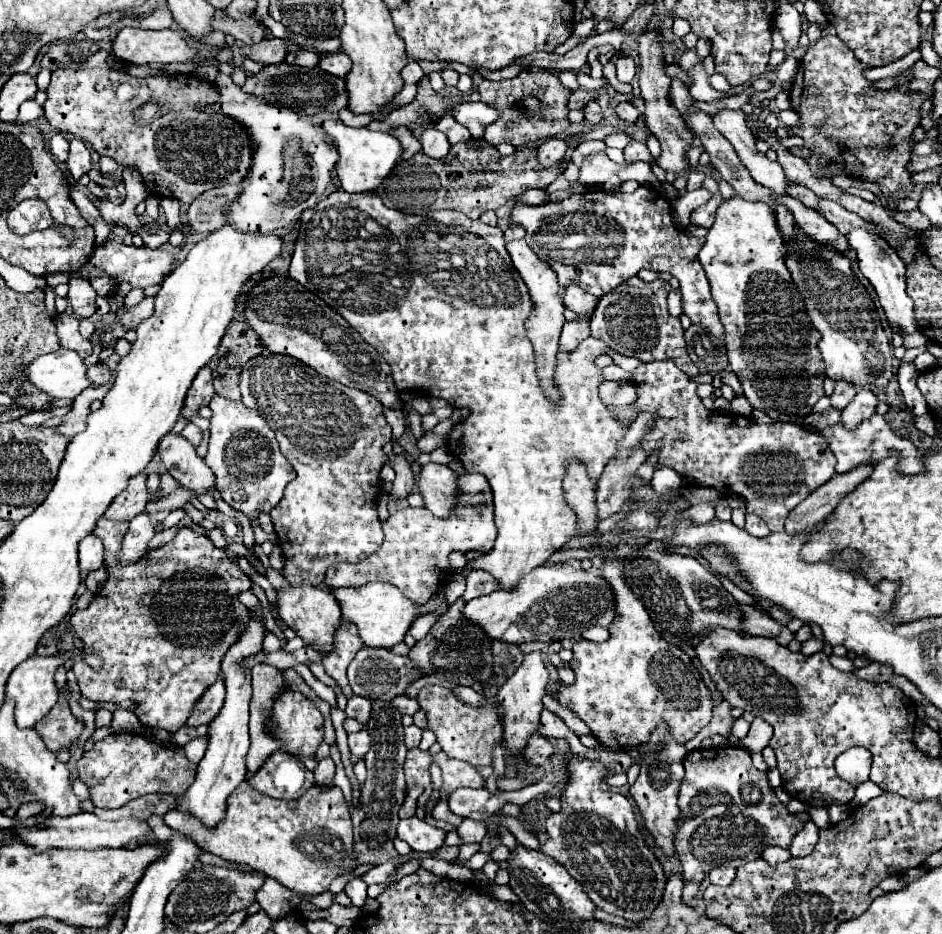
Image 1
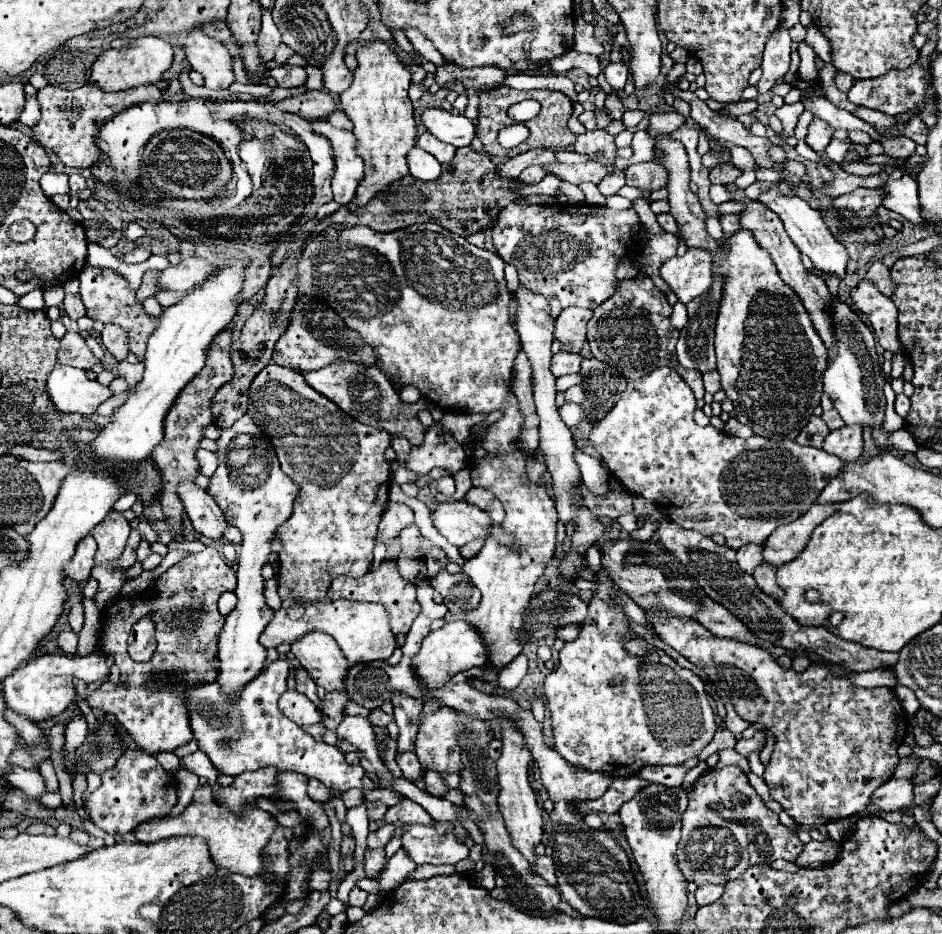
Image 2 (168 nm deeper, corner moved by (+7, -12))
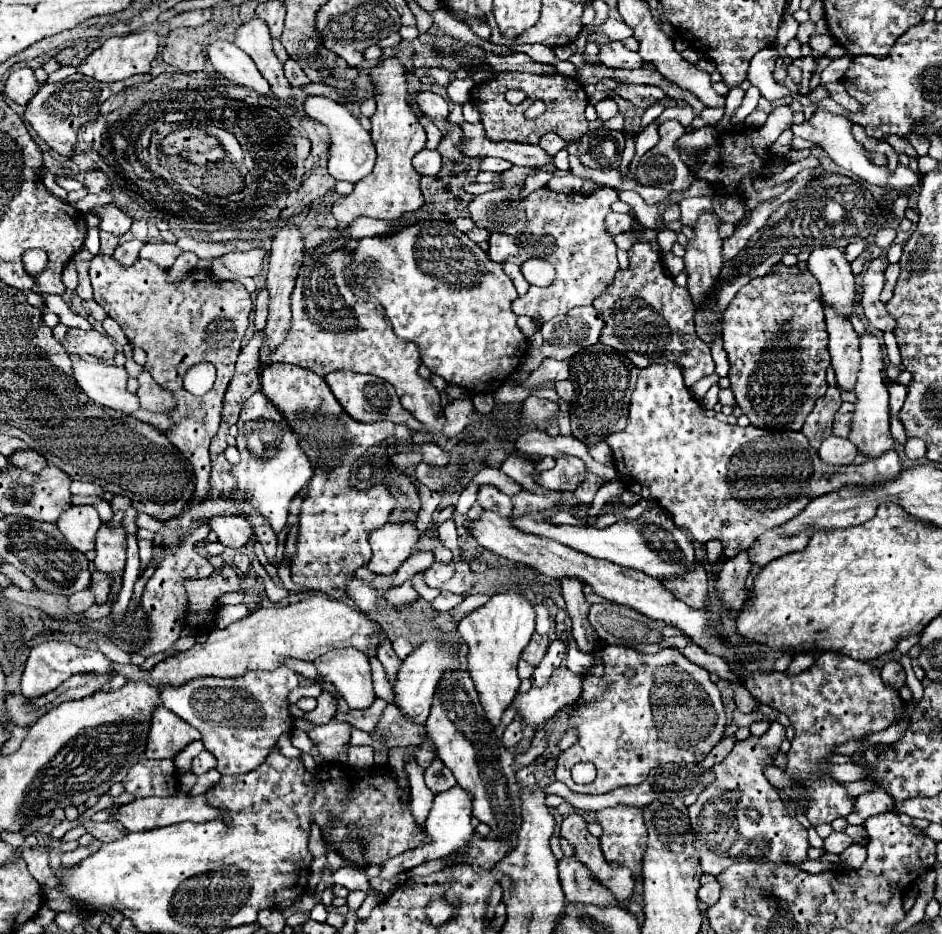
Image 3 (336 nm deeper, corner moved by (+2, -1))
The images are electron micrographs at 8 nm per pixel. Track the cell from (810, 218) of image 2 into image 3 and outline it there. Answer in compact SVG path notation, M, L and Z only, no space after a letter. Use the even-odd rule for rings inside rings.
M834 246L814 250L808 258L808 270L822 288L822 298L832 302L838 314L850 316L854 308L854 272L846 254Z

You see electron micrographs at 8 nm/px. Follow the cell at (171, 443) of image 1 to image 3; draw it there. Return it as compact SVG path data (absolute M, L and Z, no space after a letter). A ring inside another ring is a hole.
M216 514L208 520L210 528L218 534L218 540L230 548L242 548L252 538L250 524L242 516Z

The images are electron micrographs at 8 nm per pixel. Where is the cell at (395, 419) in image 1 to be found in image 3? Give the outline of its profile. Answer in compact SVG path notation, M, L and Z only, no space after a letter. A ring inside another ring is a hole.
M424 442L424 446L420 446L420 454L422 454L422 460L430 466L446 466L448 464L448 454L436 442Z

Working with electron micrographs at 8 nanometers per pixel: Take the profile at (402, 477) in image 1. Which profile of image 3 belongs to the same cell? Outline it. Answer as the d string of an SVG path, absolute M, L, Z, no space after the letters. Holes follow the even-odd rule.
M386 522L370 532L372 560L368 568L376 574L390 574L410 556L416 548L420 534L414 522Z

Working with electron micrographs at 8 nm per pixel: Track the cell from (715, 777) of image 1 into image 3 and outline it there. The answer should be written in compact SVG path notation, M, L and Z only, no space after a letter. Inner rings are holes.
M772 722L764 736L750 736L744 742L736 742L732 752L710 768L710 772L716 774L714 782L690 806L694 846L700 854L700 868L704 874L718 876L732 864L748 858L760 858L760 862L768 858L768 862L784 864L806 860L806 850L810 846L808 830L788 816L778 790L762 774L762 766L772 764L772 754L780 748L782 738L784 726Z

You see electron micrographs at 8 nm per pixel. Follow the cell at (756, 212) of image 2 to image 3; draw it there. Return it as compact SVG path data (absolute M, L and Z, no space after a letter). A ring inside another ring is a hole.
M822 302L826 314L826 328L830 334L828 350L832 356L832 368L836 372L838 386L844 390L852 390L856 382L856 370L860 366L860 350L858 350L858 334L852 328L852 322L834 312L828 302Z

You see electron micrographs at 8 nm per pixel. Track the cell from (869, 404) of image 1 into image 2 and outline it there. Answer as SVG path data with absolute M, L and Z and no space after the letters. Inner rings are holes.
M859 425L831 431L823 441L823 451L837 455L841 461L851 463L851 461L859 459L863 453L861 433L863 433L863 429Z

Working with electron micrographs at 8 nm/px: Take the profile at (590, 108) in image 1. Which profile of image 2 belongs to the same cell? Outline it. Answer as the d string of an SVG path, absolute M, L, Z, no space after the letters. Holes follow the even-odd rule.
M595 129L579 135L573 149L575 153L589 155L591 161L601 163L603 167L611 167L617 159L617 147L613 135L609 135L605 129Z

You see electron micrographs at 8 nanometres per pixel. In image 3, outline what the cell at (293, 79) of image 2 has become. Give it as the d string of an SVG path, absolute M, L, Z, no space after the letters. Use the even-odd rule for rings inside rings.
M288 58L284 62L284 74L286 74L286 78L288 78L288 82L292 86L302 86L302 84L308 84L310 82L308 76L304 74L304 70L300 68L300 64L296 60L292 60L292 58Z

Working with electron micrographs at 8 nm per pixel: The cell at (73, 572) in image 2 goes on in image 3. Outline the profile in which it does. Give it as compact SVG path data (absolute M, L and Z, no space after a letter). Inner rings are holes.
M70 506L70 510L66 510L56 522L66 542L82 554L94 550L94 540L100 524L102 522L98 512L92 506Z

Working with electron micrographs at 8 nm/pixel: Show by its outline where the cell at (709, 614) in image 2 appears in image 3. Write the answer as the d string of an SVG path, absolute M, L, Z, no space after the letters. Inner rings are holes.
M700 564L692 574L684 574L684 578L672 578L672 582L664 582L676 598L684 600L690 608L704 610L708 604L708 576Z

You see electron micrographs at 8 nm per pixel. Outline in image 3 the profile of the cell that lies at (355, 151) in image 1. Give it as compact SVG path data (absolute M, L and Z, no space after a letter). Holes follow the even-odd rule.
M308 96L304 102L304 110L310 118L322 122L330 130L330 152L328 152L328 172L336 180L346 180L356 184L358 180L366 178L376 162L376 148L372 144L370 134L360 126L360 122L346 110L344 104L334 102L324 96Z

